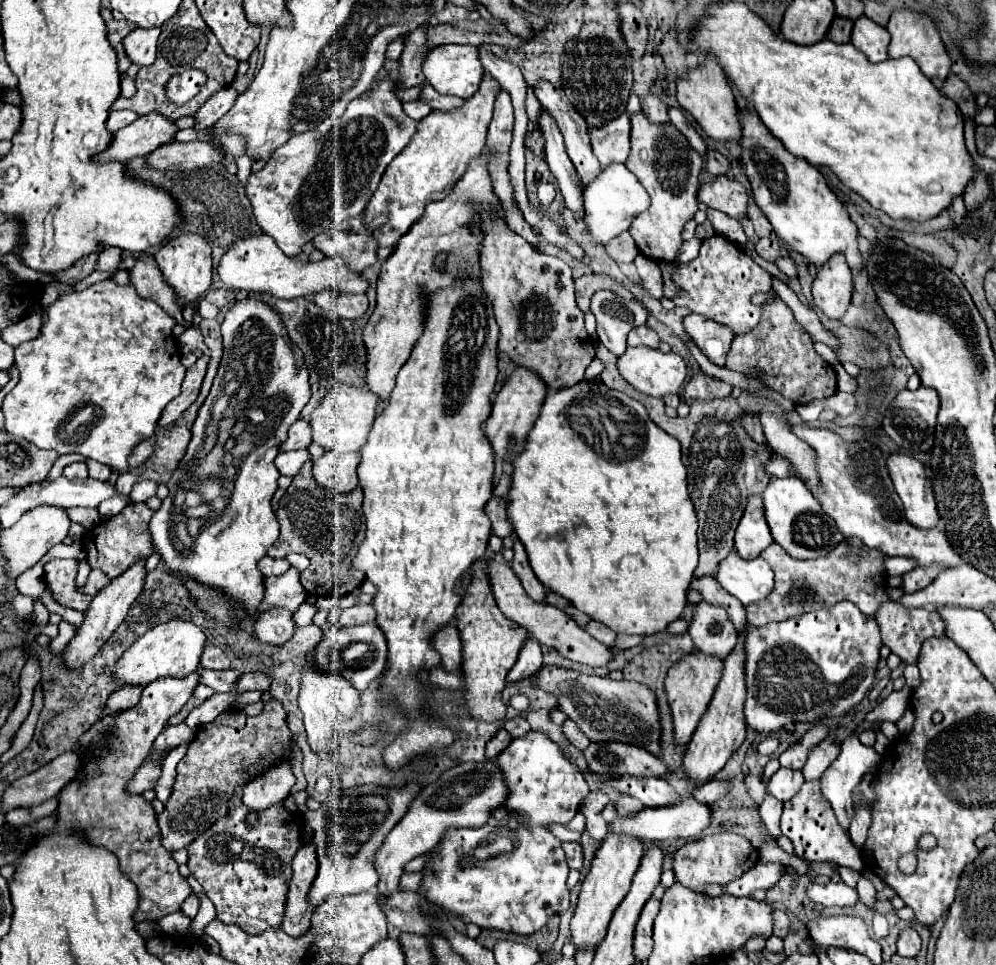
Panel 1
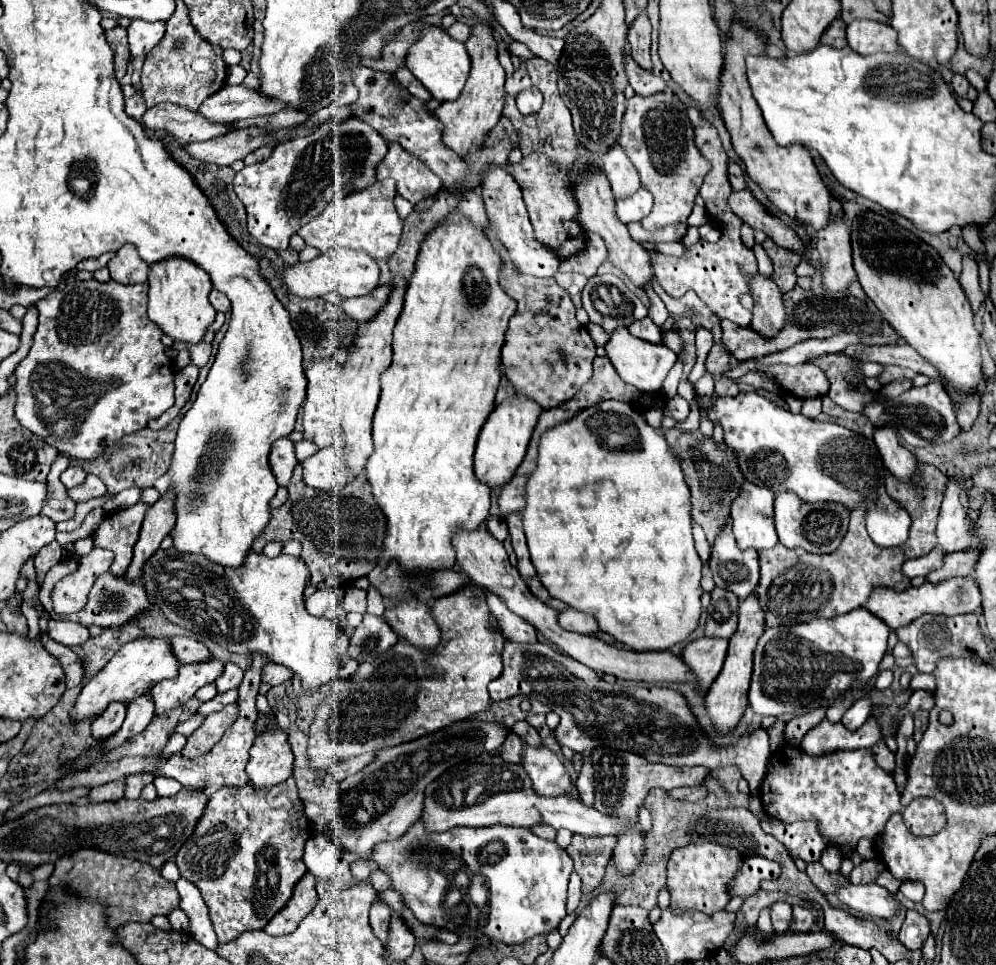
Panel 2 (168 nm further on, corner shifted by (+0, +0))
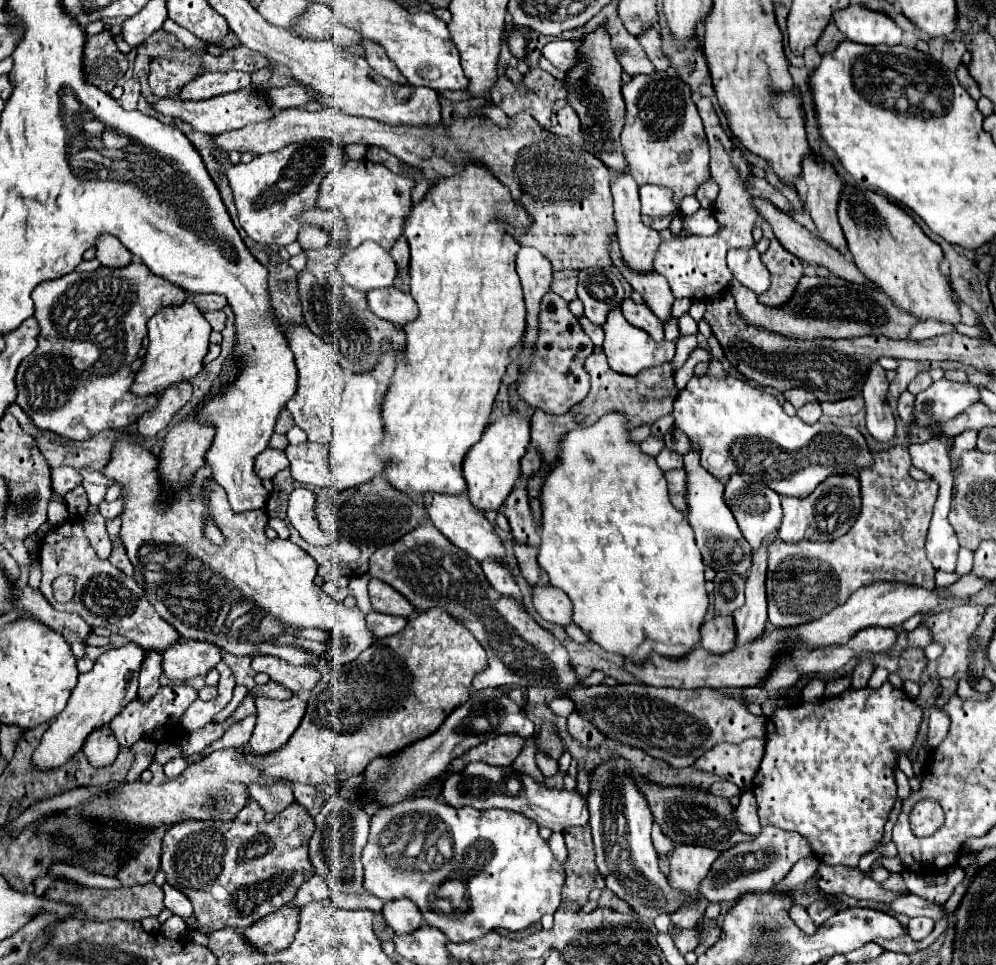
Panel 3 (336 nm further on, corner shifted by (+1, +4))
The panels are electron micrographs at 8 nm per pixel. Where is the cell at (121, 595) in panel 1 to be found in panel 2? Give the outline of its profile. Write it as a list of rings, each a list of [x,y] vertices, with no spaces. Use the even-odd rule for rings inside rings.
[[[169,490],[153,506],[149,506],[145,514],[139,540],[135,544],[135,556],[129,566],[129,574],[125,574],[127,578],[133,580],[139,578],[143,562],[159,548],[159,544],[173,530],[173,526],[175,526],[175,494],[173,490]]]

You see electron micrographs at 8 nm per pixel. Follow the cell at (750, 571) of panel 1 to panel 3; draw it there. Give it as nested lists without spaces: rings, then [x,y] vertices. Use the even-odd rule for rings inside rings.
[[[690,450],[684,456],[684,470],[688,474],[688,520],[696,534],[696,546],[702,552],[704,564],[716,572],[728,572],[744,578],[752,566],[752,548],[744,542],[732,512],[724,504],[724,484],[700,466],[700,454],[696,450]]]

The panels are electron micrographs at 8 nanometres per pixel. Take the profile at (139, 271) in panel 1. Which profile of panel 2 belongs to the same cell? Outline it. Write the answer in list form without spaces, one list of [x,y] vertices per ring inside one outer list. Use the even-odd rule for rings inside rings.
[[[131,244],[121,246],[121,250],[115,252],[115,256],[107,262],[109,274],[119,284],[143,284],[147,282],[149,266],[139,258],[137,248]]]

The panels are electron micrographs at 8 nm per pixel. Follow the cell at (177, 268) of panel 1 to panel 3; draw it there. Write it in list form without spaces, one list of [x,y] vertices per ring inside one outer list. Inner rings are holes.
[[[190,300],[182,304],[164,306],[148,320],[148,354],[144,360],[144,366],[140,368],[136,382],[132,386],[132,392],[136,394],[152,394],[152,392],[164,392],[172,382],[180,380],[192,380],[202,370],[202,358],[208,352],[210,346],[210,324],[204,318],[204,312],[196,310],[198,306]]]

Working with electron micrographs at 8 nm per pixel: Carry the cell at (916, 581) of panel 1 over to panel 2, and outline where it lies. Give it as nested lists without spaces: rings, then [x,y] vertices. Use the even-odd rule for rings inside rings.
[[[977,548],[967,552],[953,552],[945,556],[945,564],[941,570],[927,574],[929,582],[943,582],[955,576],[971,576],[973,574],[973,558],[977,558]]]

